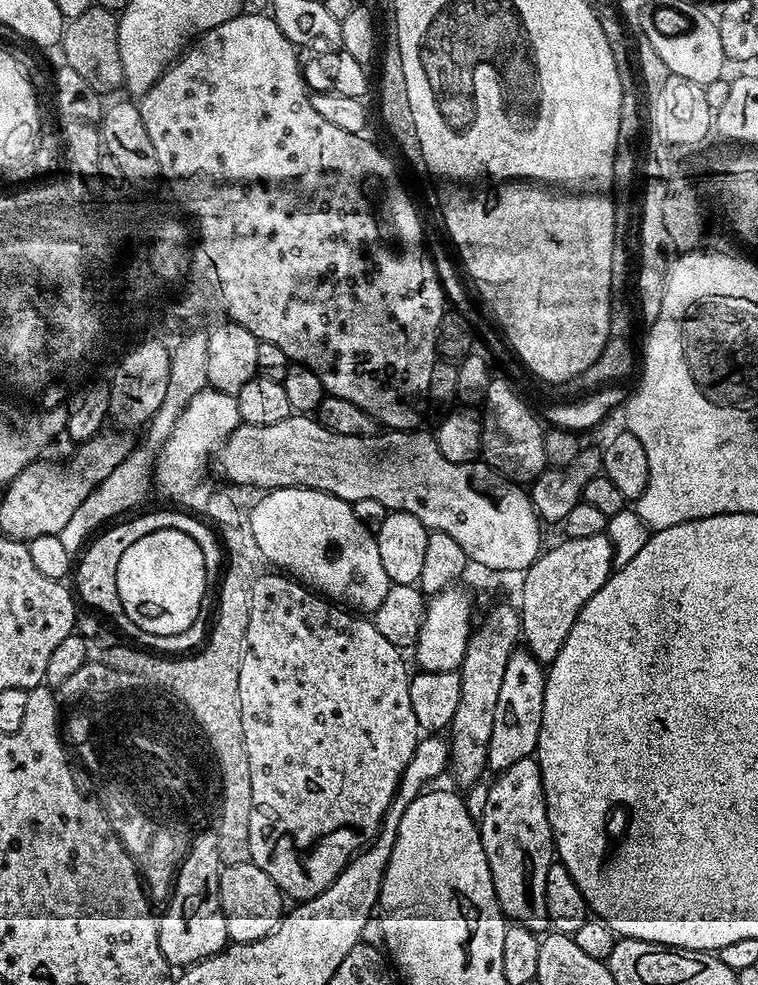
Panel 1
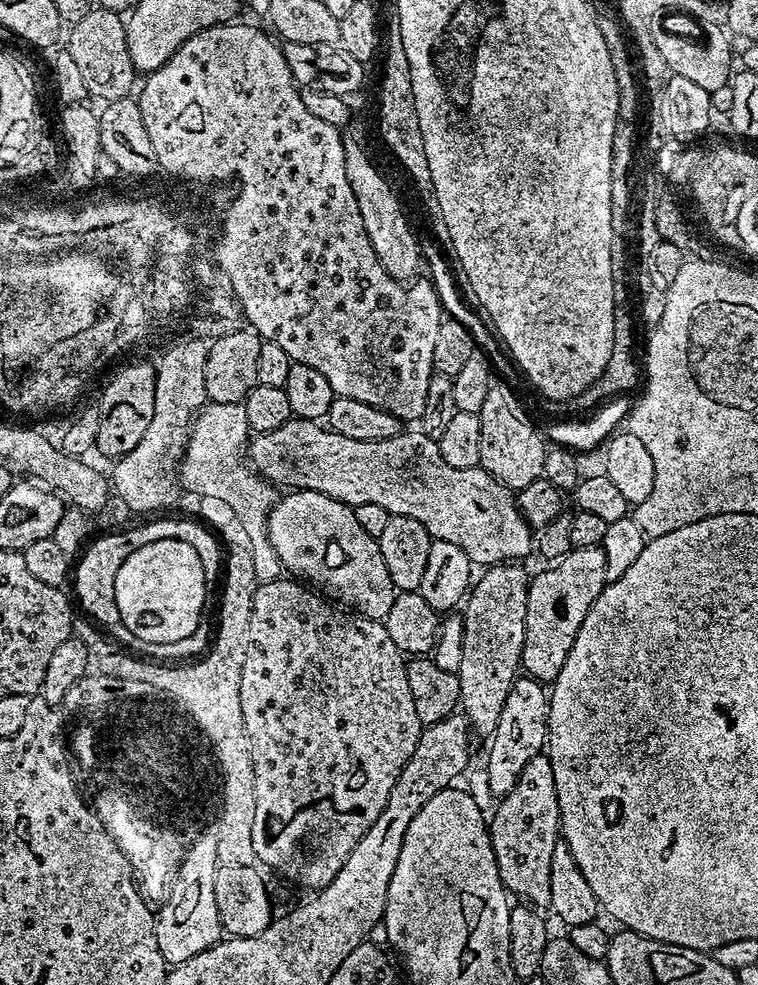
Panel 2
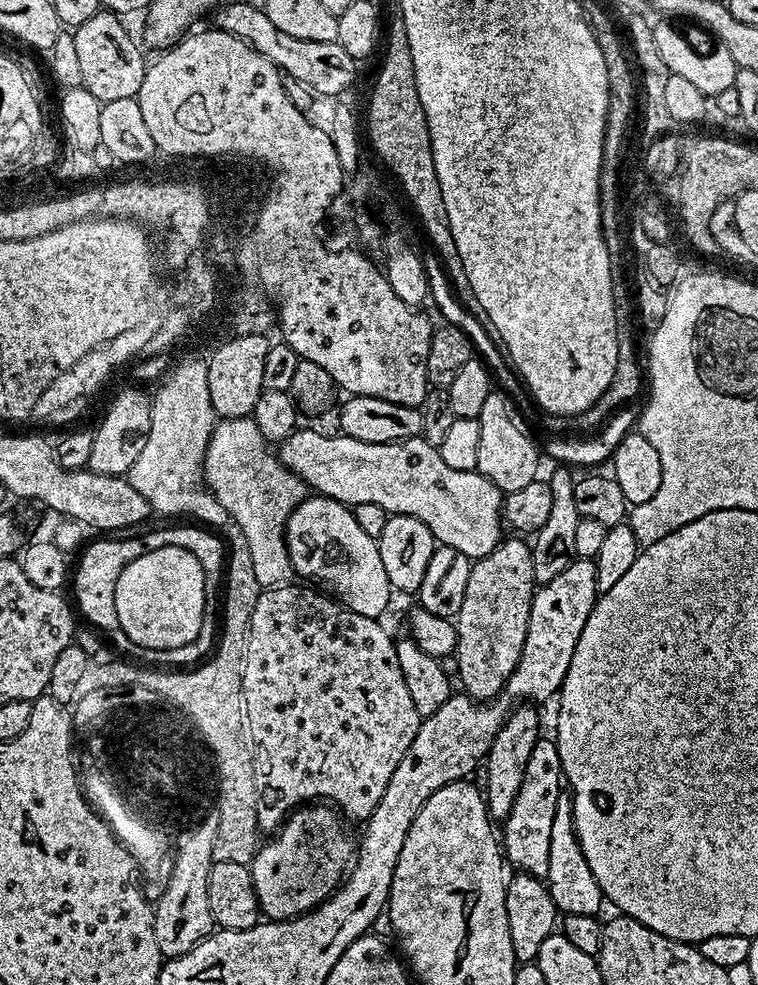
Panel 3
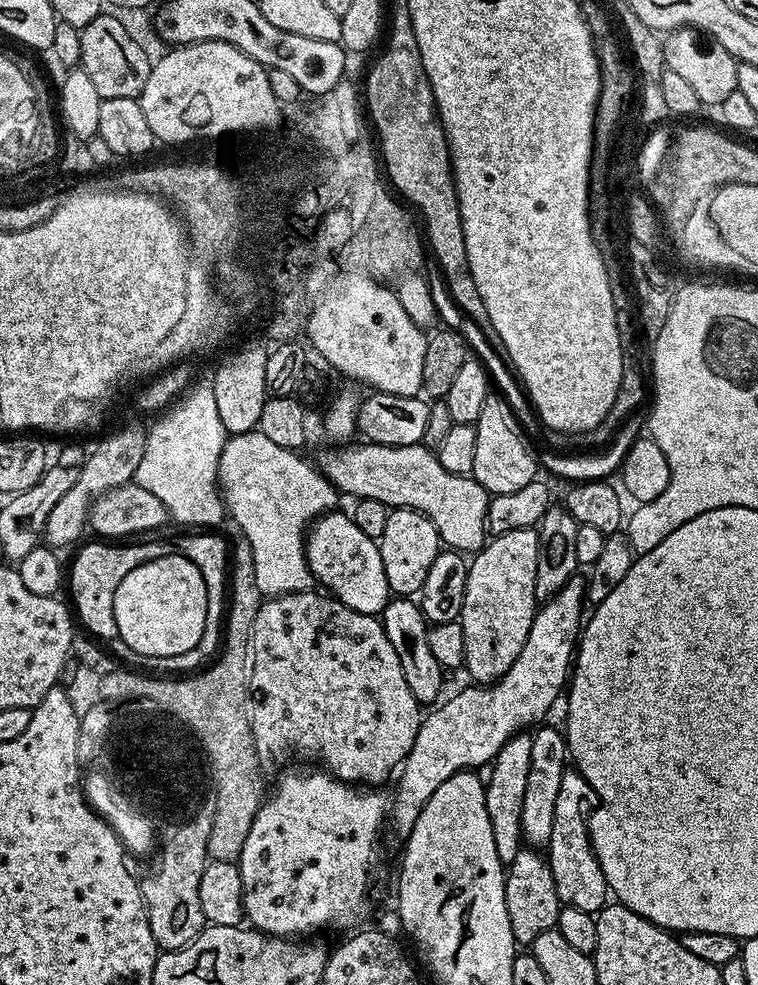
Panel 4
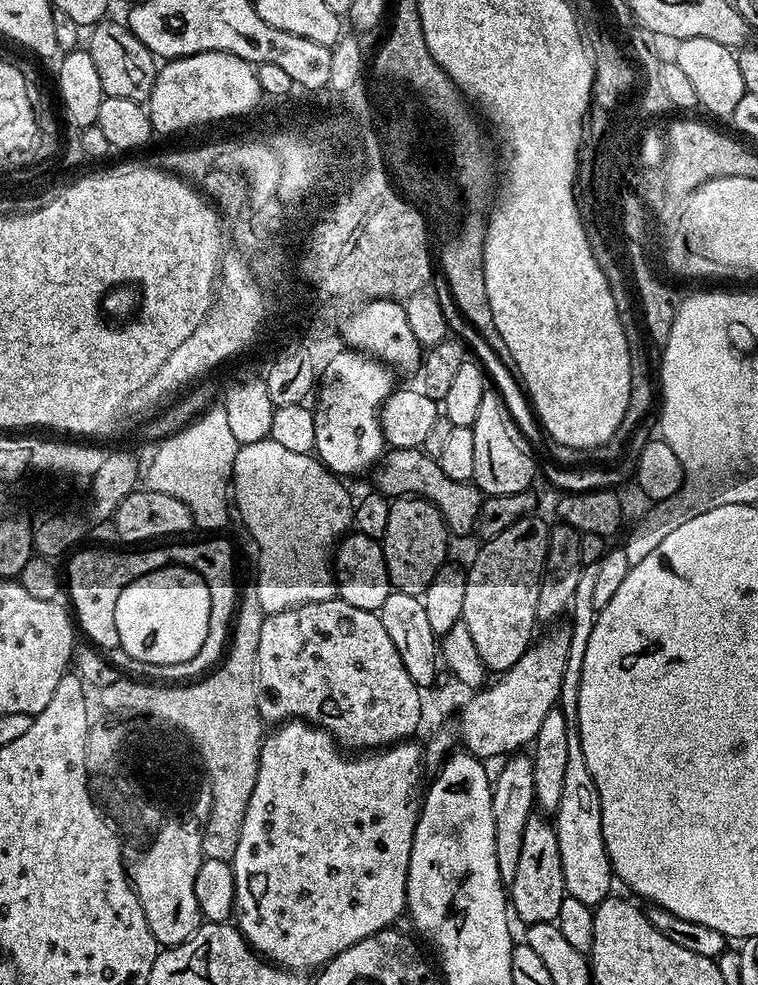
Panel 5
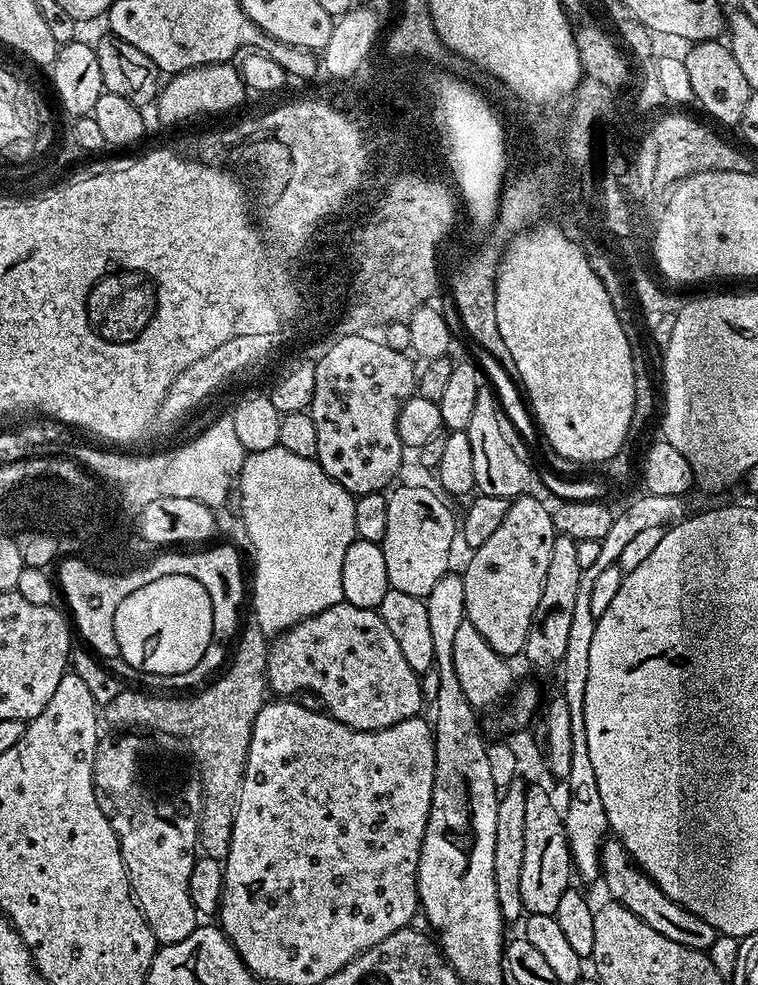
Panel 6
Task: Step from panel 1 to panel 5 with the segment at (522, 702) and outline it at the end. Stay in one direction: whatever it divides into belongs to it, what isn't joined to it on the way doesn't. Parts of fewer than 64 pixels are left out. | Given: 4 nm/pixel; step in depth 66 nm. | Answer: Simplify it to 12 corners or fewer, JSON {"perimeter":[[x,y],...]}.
{"perimeter":[[512,754],[492,780],[494,858],[514,882],[527,819],[534,766]]}

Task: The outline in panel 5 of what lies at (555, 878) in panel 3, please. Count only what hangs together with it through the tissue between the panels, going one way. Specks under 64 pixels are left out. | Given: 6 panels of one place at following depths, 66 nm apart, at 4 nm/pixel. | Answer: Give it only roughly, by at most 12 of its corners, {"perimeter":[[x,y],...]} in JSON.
{"perimeter":[[597,564],[570,605],[558,706],[565,780],[552,818],[567,895],[595,908],[614,885],[601,799],[578,734]]}

